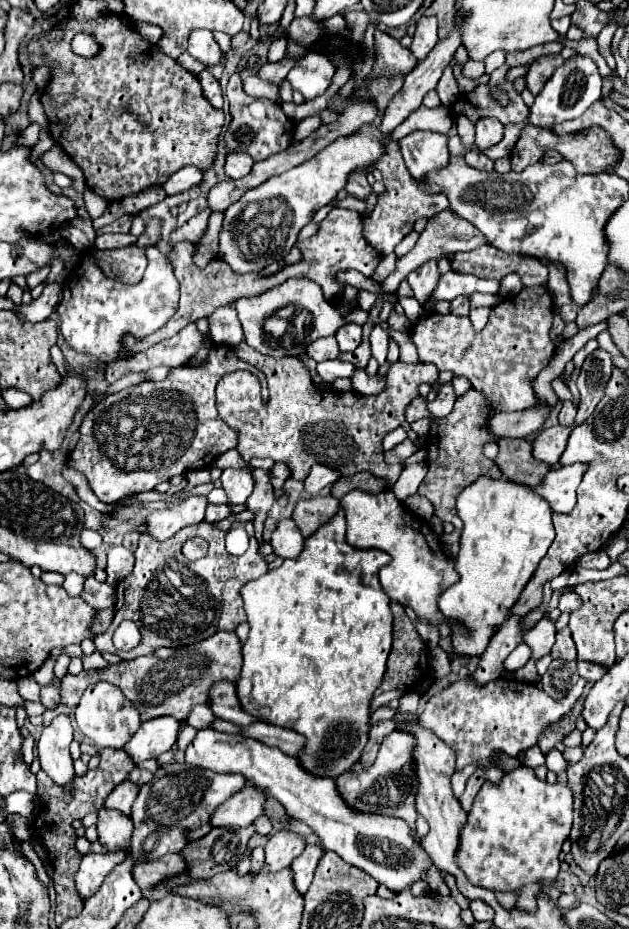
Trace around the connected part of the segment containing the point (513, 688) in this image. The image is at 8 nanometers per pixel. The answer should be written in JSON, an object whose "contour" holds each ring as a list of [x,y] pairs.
{"contour":[[[463,678],[431,696],[419,722],[457,752],[457,770],[463,770],[467,764],[489,768],[495,764],[495,754],[517,758],[521,752],[535,746],[543,728],[561,720],[561,716],[573,708],[575,700],[583,694],[583,686],[585,680],[579,678],[563,700],[553,700],[535,684],[525,684],[513,678],[499,678],[485,686],[477,686],[469,678]]]}

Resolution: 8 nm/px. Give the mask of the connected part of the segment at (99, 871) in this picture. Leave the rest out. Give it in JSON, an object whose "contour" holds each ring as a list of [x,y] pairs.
{"contour":[[[119,850],[117,854],[85,854],[75,874],[75,888],[81,900],[91,898],[101,888],[101,882],[105,880],[109,870],[123,860],[125,860],[123,850]]]}

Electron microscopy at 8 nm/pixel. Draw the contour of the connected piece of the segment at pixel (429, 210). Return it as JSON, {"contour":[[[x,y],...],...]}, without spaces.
{"contour":[[[385,138],[383,142],[383,154],[381,158],[373,164],[373,168],[381,170],[383,174],[383,182],[385,182],[385,192],[379,194],[377,206],[373,208],[373,212],[367,216],[365,220],[365,228],[363,228],[363,236],[365,240],[379,250],[381,254],[391,254],[393,248],[413,230],[415,220],[419,218],[433,218],[435,214],[439,214],[441,210],[449,208],[449,202],[445,200],[443,194],[423,194],[421,186],[415,182],[415,178],[409,174],[401,152],[399,152],[399,144]]]}

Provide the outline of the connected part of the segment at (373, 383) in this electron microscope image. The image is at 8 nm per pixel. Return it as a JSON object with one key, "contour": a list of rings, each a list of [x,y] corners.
{"contour":[[[355,370],[351,382],[353,382],[353,388],[355,388],[359,394],[365,394],[365,396],[369,396],[369,394],[379,394],[386,386],[385,376],[373,376],[373,378],[369,378],[369,376],[365,374],[365,370]]]}

